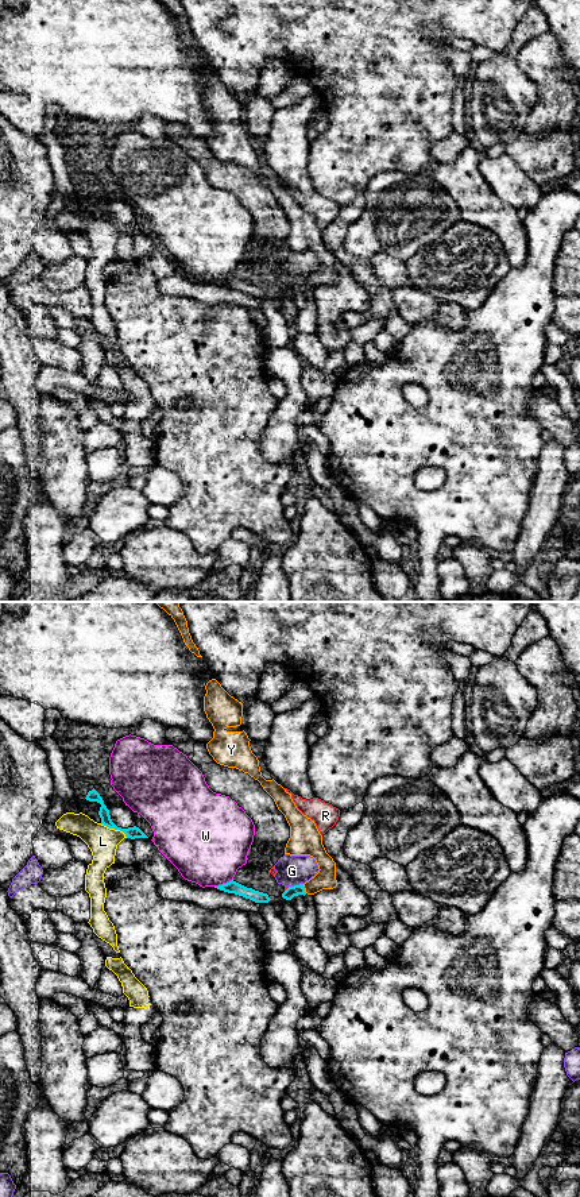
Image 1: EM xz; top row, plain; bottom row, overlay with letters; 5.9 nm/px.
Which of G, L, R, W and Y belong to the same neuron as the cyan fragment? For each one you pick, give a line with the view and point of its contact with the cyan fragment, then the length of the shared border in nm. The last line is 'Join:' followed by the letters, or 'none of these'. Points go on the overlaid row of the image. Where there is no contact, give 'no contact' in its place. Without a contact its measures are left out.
Join: none of these

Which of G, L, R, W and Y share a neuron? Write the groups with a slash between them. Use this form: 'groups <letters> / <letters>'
groups G / L / R / W / Y

